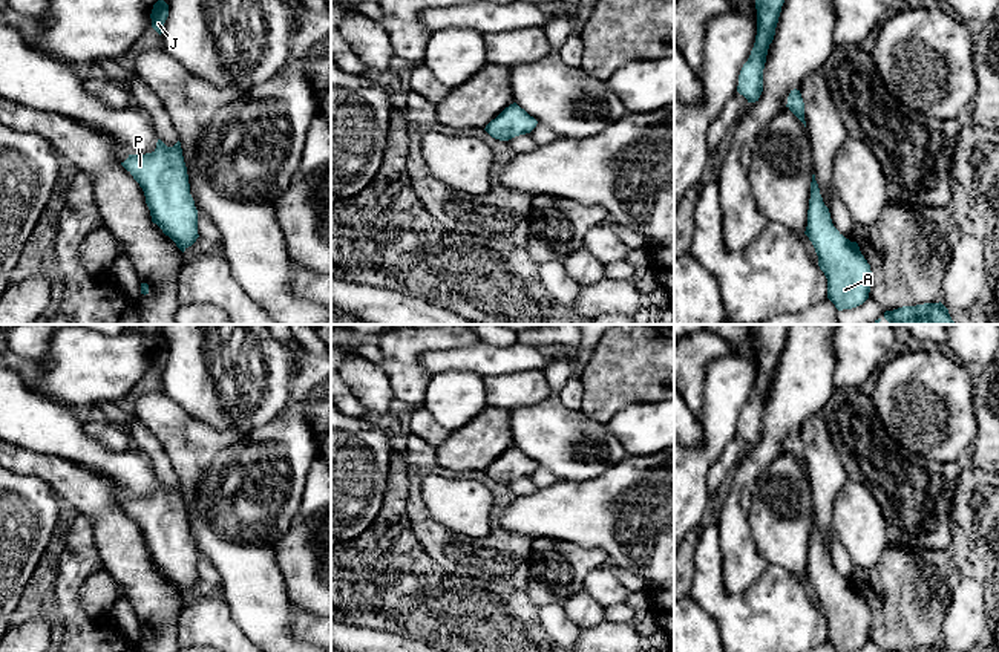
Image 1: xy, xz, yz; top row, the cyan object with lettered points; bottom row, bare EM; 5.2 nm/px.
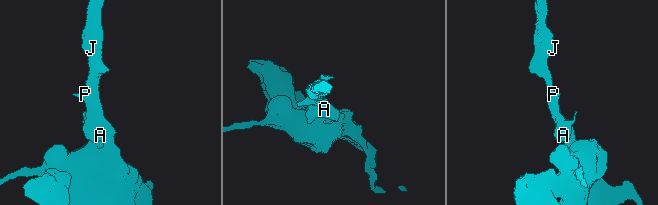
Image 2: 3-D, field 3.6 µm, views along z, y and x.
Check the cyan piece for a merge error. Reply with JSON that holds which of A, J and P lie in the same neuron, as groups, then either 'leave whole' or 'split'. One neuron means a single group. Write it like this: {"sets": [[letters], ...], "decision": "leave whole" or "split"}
{"sets": [["A", "J", "P"]], "decision": "leave whole"}

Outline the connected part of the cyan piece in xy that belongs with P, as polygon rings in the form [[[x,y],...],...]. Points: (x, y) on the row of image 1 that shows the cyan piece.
[[[158,139],[152,153],[129,155],[121,165],[142,188],[152,222],[184,253],[199,234],[181,142],[167,147]]]

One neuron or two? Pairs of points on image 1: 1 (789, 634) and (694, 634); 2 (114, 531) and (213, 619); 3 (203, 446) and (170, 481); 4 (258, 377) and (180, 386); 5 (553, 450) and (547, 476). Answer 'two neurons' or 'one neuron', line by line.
1: two neurons
2: two neurons
3: two neurons
4: one neuron
5: two neurons

